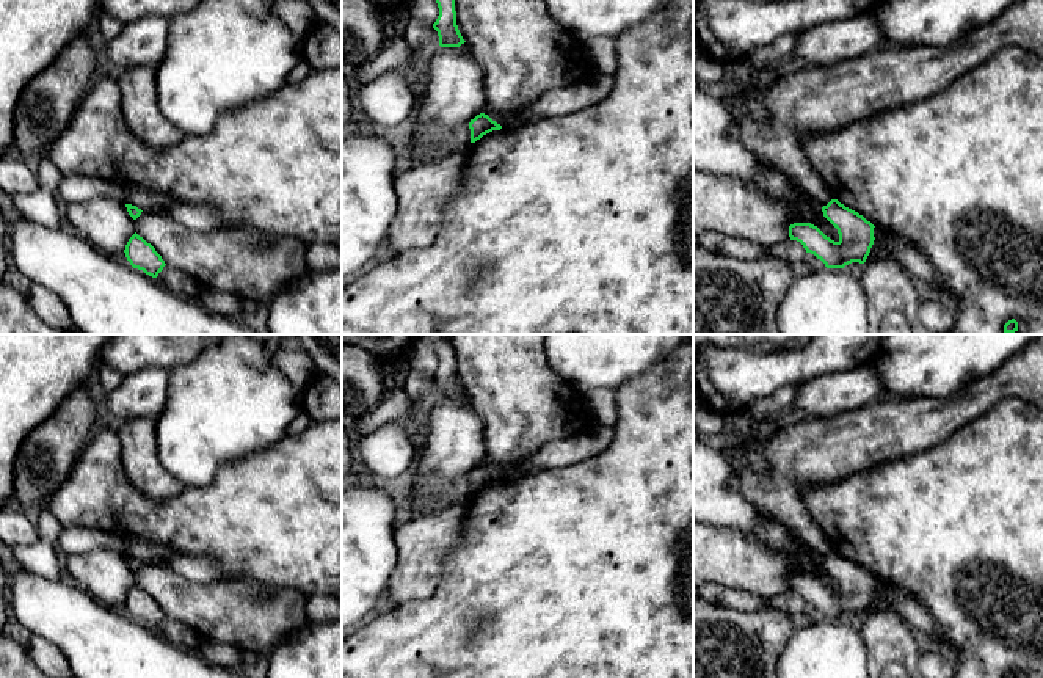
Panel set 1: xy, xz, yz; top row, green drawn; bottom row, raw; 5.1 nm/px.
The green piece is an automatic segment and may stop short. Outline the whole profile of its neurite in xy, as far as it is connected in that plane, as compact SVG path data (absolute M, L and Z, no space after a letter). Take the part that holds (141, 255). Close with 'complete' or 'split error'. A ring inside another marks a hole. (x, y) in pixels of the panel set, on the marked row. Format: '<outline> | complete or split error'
M136 232L129 239L124 253L133 268L143 270L152 278L157 278L166 265L155 248Z | complete

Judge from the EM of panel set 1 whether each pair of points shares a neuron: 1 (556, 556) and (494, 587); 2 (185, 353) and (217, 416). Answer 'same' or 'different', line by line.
1: same
2: different

